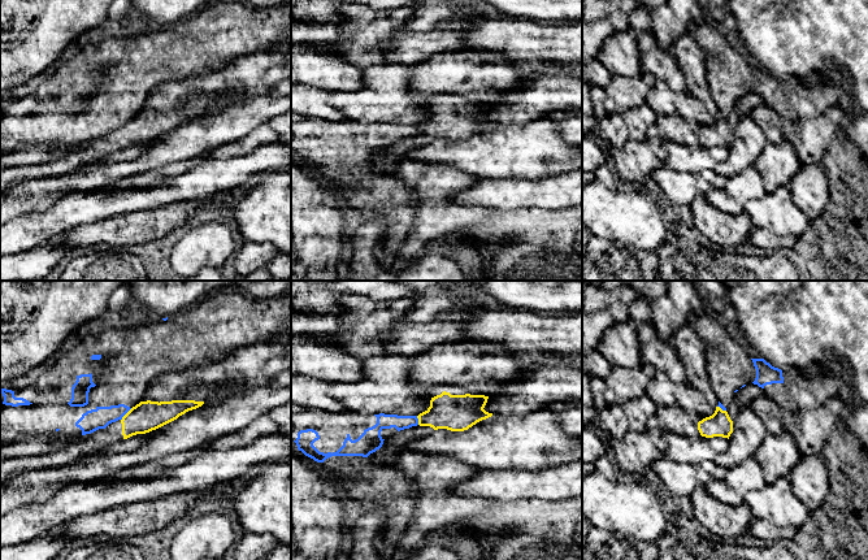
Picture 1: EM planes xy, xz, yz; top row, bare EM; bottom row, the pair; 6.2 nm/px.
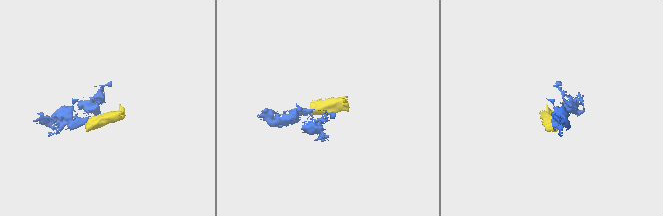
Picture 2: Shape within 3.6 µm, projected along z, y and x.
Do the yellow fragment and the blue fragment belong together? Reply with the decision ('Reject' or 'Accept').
Reject

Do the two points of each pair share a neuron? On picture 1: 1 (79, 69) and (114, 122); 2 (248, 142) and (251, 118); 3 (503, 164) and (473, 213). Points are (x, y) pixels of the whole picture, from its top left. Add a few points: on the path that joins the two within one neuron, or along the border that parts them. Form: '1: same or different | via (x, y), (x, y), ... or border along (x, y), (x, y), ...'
1: same | via (81, 86), (77, 99), (98, 105)
2: different | border along (276, 116), (259, 124), (238, 139), (222, 146)
3: different | border along (452, 166), (481, 178)

